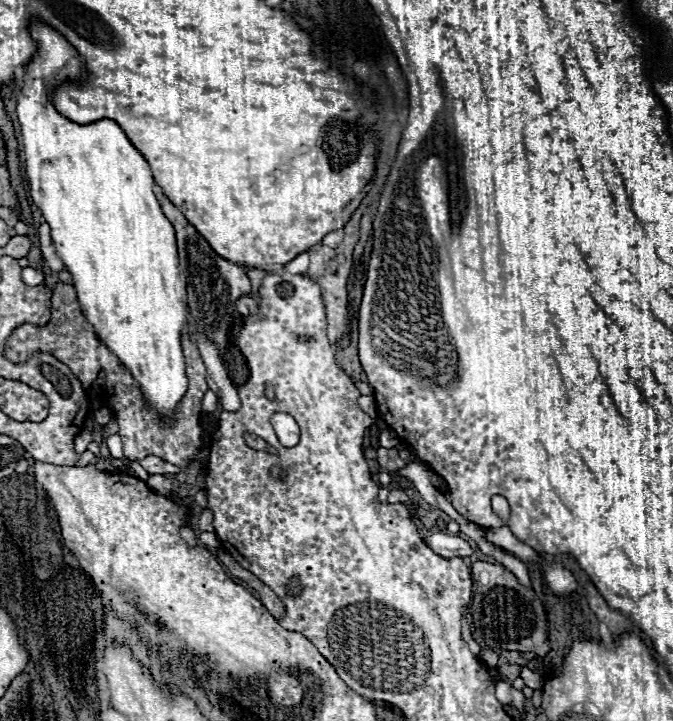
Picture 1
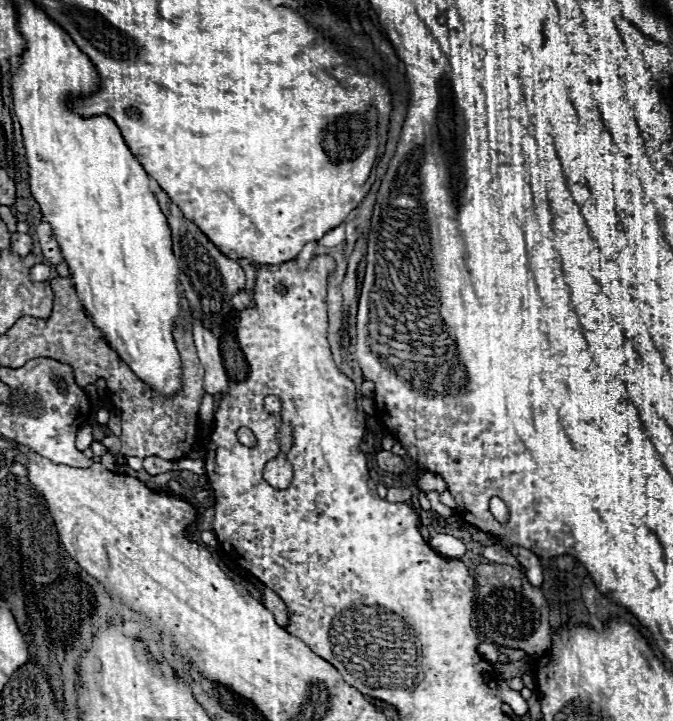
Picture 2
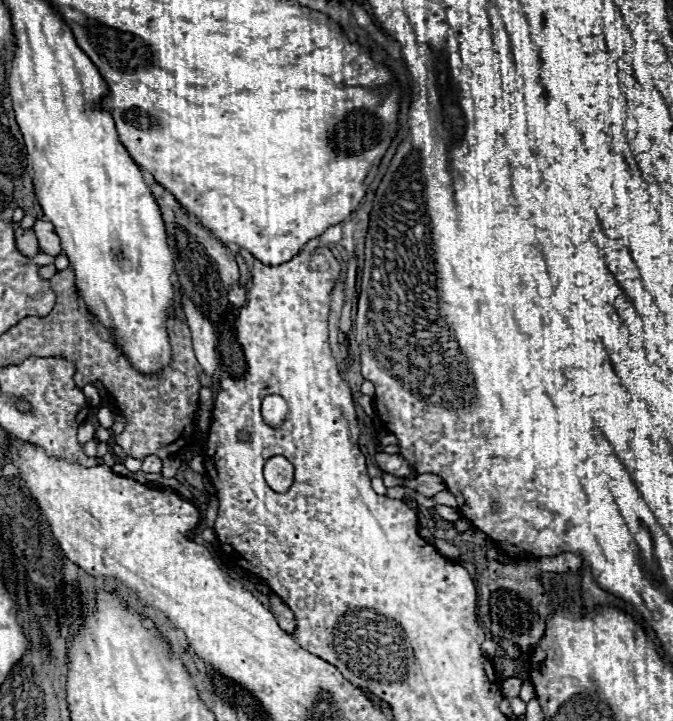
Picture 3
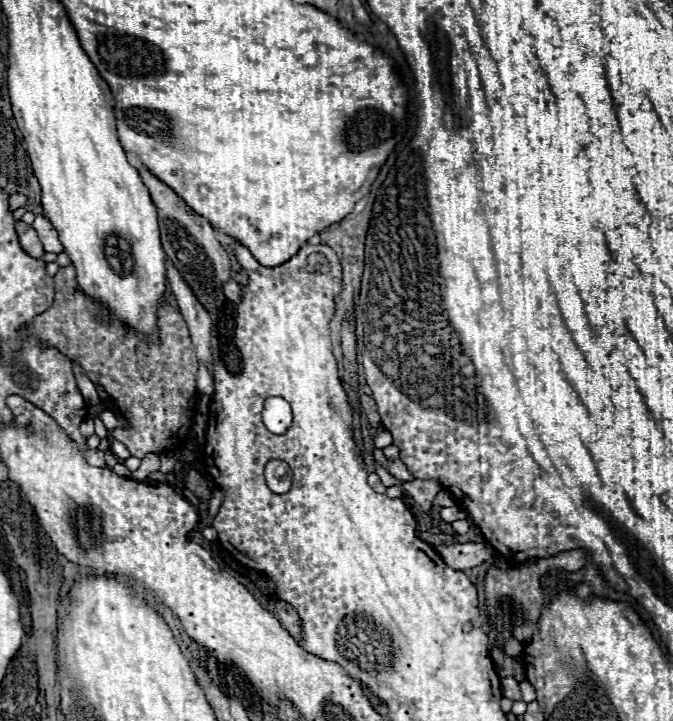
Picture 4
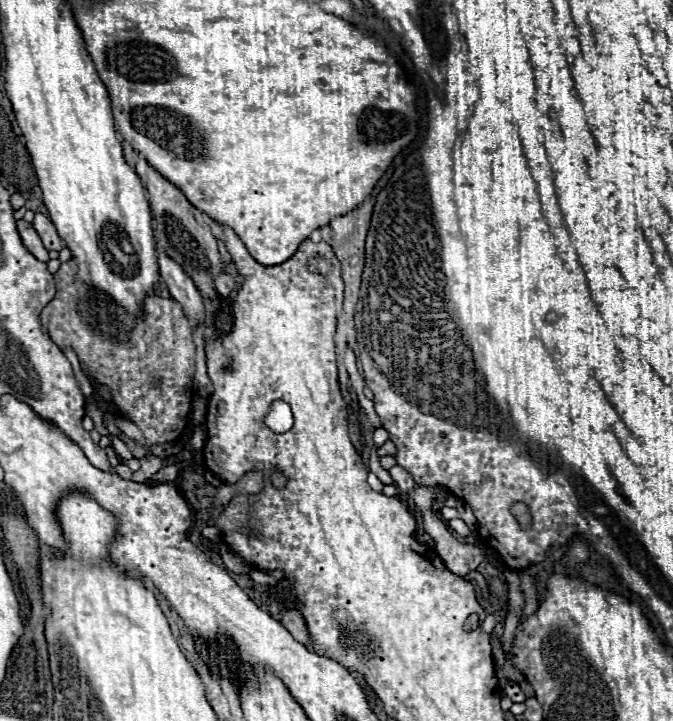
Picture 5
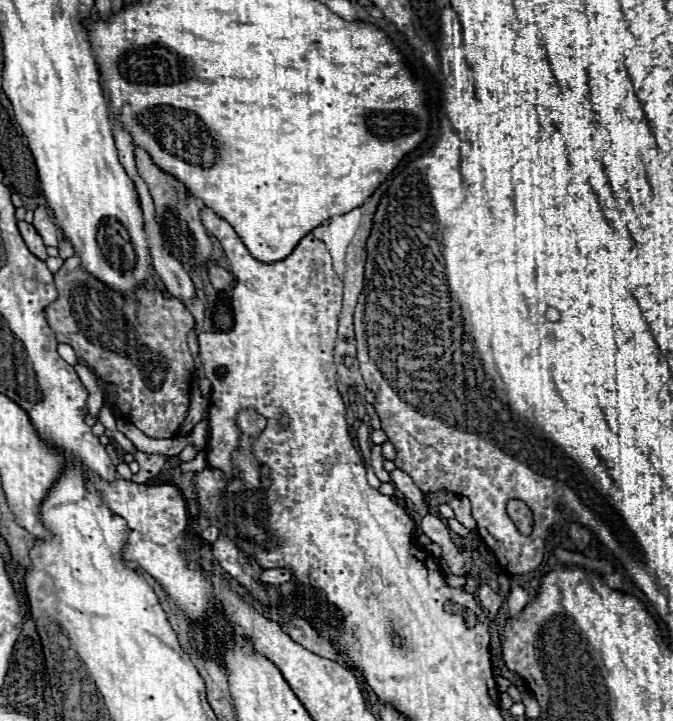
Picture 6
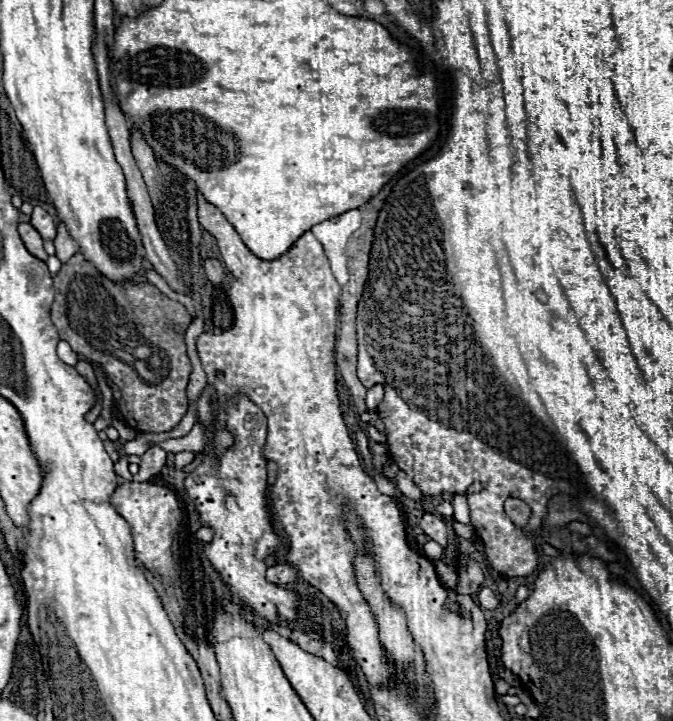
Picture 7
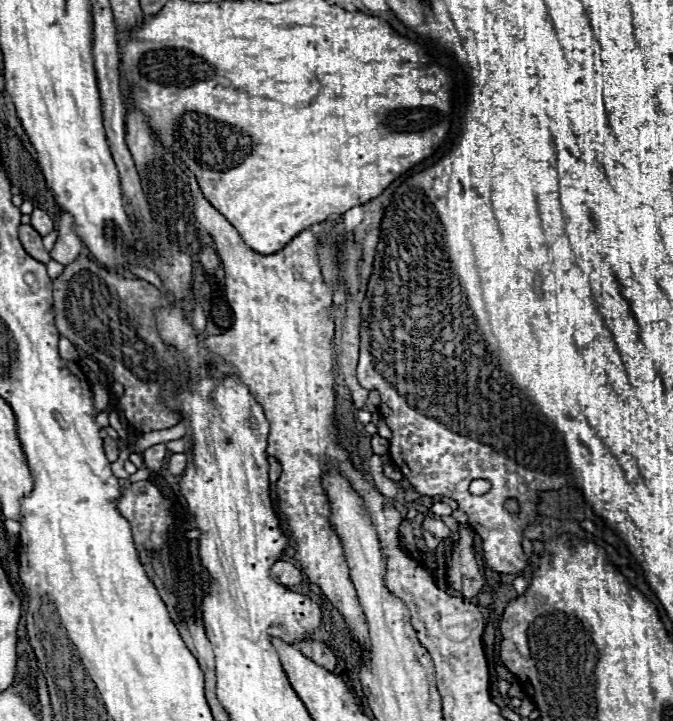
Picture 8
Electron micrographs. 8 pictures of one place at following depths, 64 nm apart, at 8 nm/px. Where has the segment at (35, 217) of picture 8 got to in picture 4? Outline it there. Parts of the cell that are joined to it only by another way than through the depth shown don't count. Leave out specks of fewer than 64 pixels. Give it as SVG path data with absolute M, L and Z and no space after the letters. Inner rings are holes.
M38 216L38 218L34 220L32 228L38 232L38 238L40 238L40 242L42 242L42 246L44 246L44 250L46 250L46 252L60 254L60 252L64 250L64 248L62 248L62 244L60 244L60 240L58 240L58 234L56 234L54 226L52 226L46 218Z

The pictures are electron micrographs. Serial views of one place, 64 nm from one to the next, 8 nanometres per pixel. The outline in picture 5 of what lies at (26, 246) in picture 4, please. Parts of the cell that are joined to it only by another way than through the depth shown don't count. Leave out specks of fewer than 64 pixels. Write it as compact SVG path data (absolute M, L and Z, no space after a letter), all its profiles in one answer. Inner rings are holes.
M18 220L16 224L18 224L18 234L20 234L24 246L26 246L40 262L48 262L48 260L50 260L50 258L48 258L48 250L44 250L44 246L42 246L42 242L40 242L40 236L38 236L36 230L32 228L32 224L28 224L28 222L24 222L24 220Z

